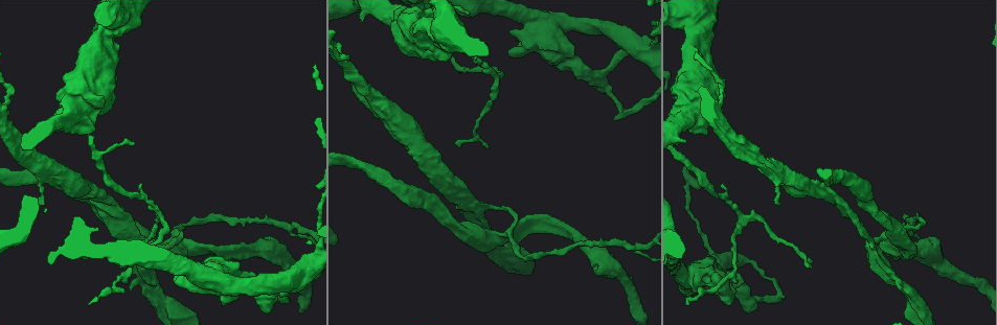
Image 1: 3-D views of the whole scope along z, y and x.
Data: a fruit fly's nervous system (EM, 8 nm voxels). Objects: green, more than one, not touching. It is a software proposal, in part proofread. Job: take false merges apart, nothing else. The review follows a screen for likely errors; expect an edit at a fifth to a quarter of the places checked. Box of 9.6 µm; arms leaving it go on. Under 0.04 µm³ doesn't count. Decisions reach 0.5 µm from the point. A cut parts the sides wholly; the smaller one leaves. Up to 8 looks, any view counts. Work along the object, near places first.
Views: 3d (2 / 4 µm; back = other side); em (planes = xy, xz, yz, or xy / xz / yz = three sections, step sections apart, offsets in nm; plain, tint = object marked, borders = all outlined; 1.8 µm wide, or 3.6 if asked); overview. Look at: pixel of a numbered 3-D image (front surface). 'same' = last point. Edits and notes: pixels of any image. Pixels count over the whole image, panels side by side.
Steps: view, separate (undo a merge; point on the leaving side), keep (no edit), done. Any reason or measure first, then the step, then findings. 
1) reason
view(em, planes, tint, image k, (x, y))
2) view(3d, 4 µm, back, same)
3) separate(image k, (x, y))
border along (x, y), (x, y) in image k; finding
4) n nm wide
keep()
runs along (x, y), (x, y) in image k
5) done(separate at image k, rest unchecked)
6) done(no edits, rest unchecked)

four arms meet
view(em, 3.6 µm, yz, step 16, tint, image 1, (181, 235))

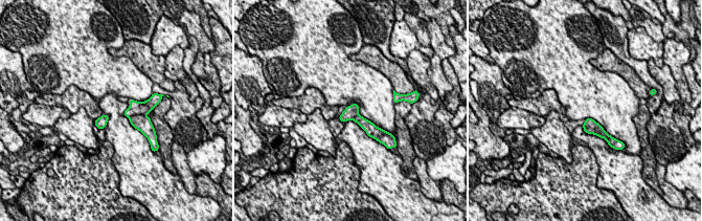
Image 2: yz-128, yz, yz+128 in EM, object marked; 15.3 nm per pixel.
cut it another way
view(em, 3.6 µm, planes, tint, same)

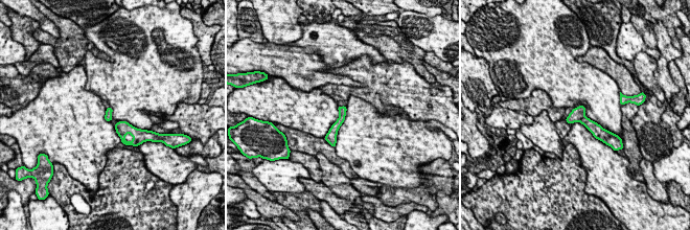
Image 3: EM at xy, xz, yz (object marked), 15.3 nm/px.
separate(image 3, (594, 128))
two neurons meet here

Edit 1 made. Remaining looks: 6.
a fork
view(3d, 2 µm, back, image 1, (301, 228))

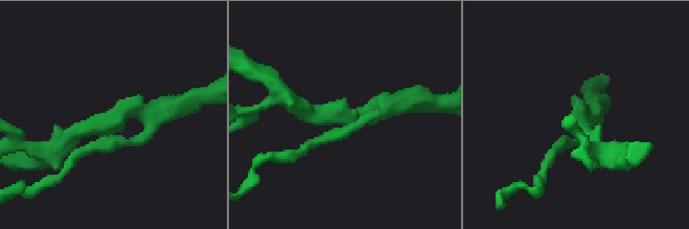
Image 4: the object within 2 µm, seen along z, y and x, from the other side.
3 arms; shape alone is not enough
view(em, planes, plain, image 4, (345, 118))

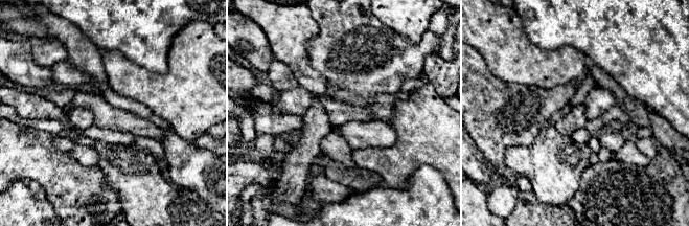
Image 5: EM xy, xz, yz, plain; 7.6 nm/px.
where the object lies
view(em, planes, tint, same)

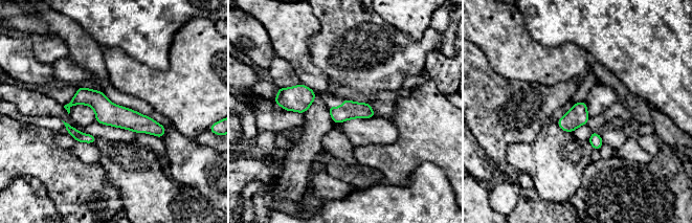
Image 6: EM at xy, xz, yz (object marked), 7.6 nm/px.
keep()
runs along (73, 102), (95, 99), (161, 133) in image 6; all the same neuron

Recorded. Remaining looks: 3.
view(3d, 2 µm, image 1, (496, 77))

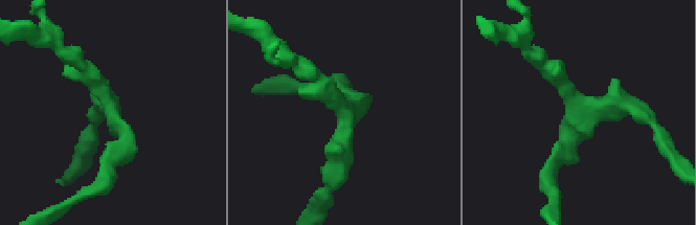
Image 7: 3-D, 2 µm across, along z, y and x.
shape alone is not enough
view(em, planes, tint, image 7, (346, 111))

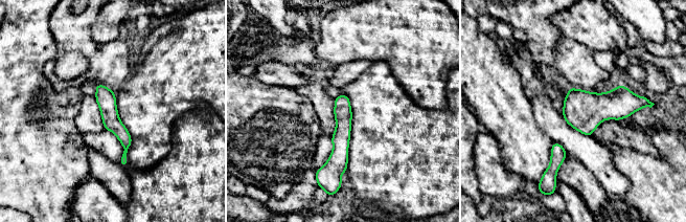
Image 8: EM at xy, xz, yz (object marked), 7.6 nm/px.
keep()
runs along (98, 87), (126, 139), (124, 162) in image 8; all the same neuron

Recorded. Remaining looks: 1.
done(separate at image 3, rest unchecked)

